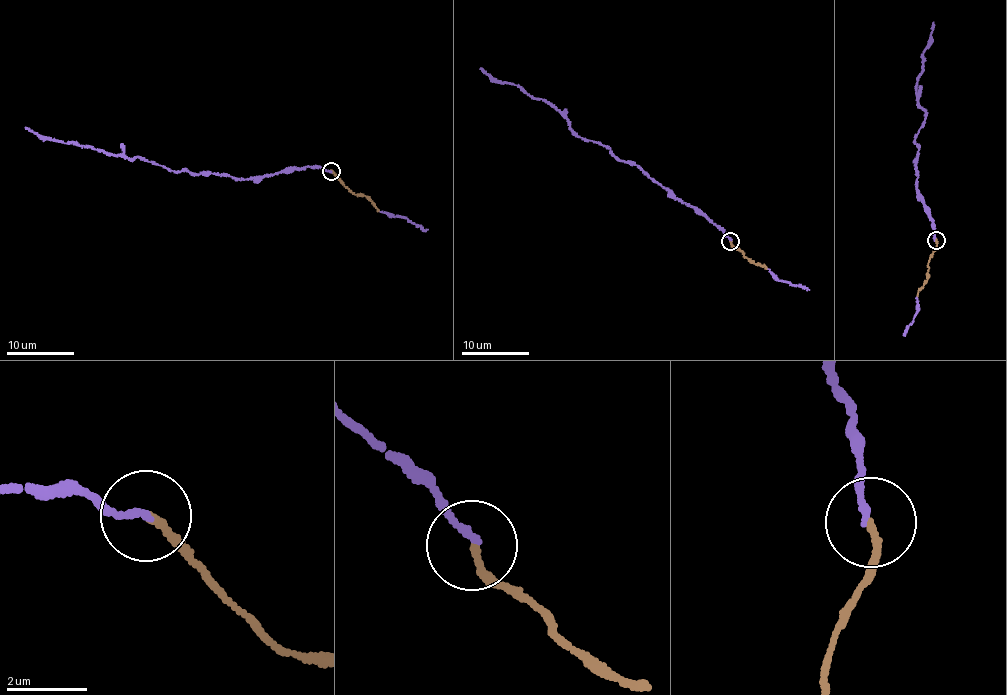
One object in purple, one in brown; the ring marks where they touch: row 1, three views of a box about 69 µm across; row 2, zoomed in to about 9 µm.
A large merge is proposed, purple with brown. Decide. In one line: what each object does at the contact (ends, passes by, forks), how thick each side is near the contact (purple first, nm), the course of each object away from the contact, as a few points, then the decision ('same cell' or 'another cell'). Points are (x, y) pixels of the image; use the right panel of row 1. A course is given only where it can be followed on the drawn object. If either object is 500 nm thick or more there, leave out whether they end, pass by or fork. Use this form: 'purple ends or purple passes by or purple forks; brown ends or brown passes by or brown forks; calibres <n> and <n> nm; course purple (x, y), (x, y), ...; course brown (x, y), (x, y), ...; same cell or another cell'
purple ends; brown ends; calibres 160 and 180 nm; course purple (935, 240), (934, 220), (916, 188), (914, 140), (926, 118), (917, 82), (933, 22); course brown (936, 240), (926, 281), (917, 296); same cell

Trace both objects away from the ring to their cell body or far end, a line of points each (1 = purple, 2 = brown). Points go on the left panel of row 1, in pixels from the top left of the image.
1: (330, 172), (308, 166), (243, 179), (216, 173), (176, 171), (144, 160), (41, 138), (25, 127)
2: (330, 171), (350, 191), (369, 196), (379, 211)

